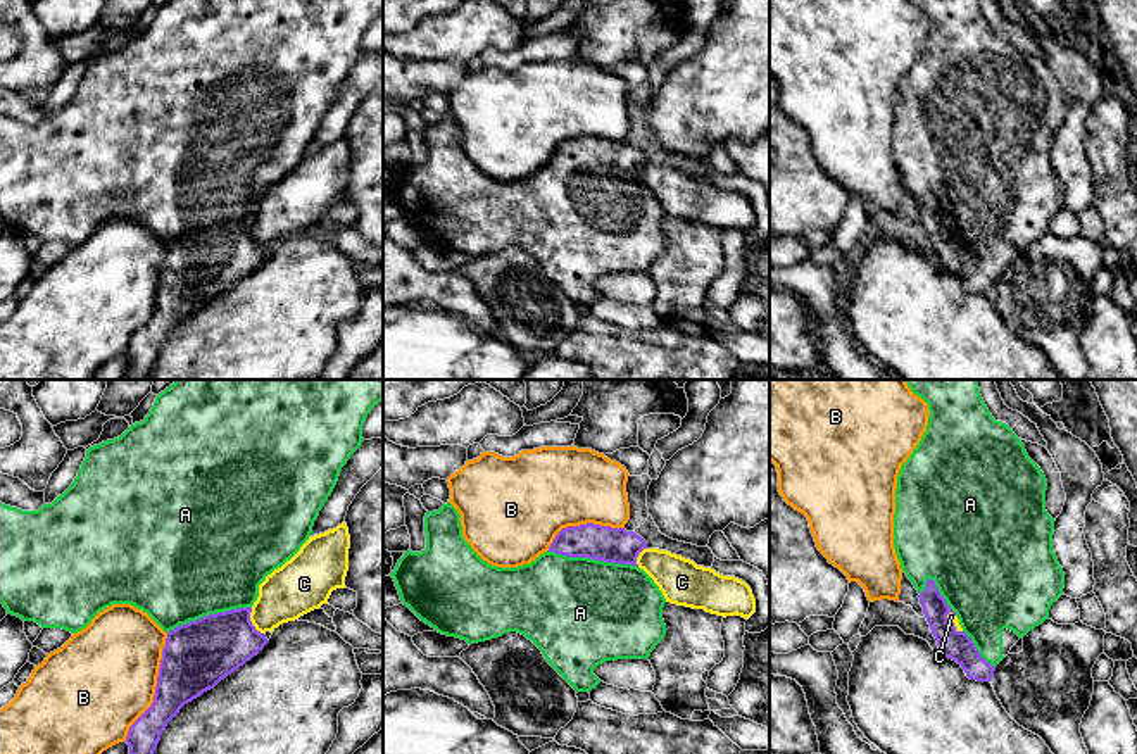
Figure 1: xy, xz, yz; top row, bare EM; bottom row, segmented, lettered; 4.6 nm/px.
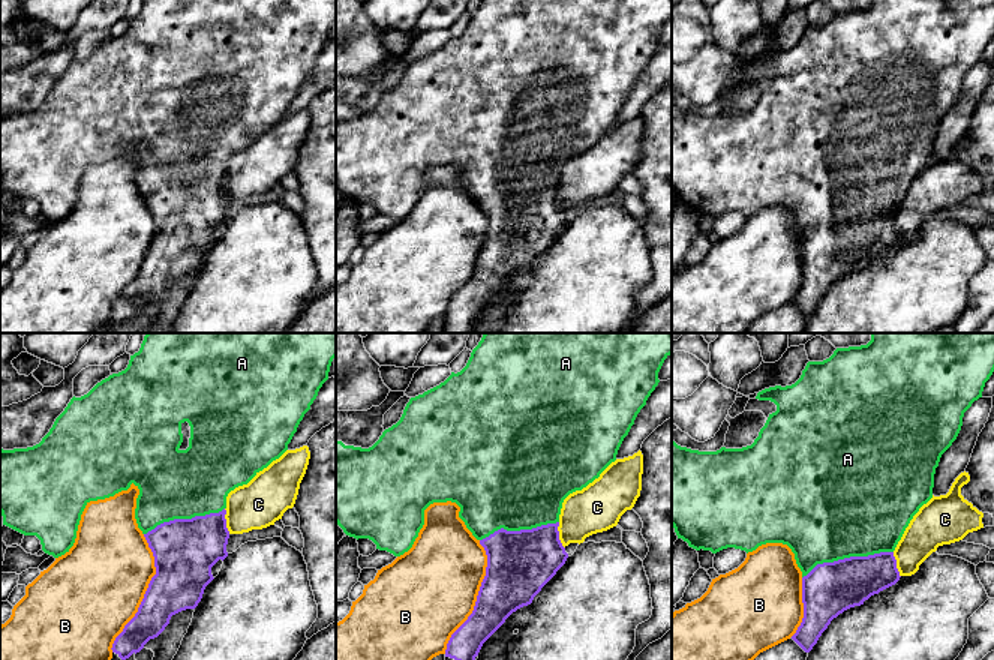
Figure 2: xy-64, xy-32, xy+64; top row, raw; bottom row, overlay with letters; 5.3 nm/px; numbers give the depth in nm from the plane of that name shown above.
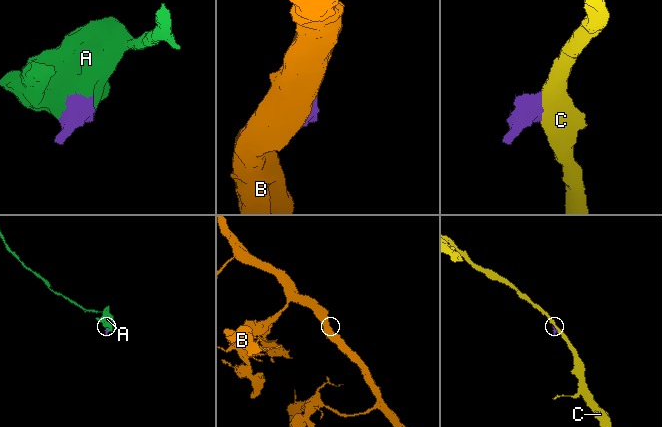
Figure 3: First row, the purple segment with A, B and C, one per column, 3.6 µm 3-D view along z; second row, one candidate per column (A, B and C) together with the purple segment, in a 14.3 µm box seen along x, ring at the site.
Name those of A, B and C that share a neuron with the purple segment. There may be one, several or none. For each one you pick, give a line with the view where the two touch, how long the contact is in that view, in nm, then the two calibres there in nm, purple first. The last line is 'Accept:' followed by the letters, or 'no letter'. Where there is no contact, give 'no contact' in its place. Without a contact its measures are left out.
A: meets purple in xz; contact 420 nm long; 160 nm thick on the purple side, 480 nm on the other
Accept: A

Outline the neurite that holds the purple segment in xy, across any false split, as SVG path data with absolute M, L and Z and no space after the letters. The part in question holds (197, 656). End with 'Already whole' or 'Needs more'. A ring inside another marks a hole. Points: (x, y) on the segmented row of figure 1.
M176 380L155 397L154 407L143 421L131 424L114 440L90 447L72 485L52 504L43 504L38 511L21 511L0 502L0 602L7 614L35 621L41 628L78 633L112 604L131 604L147 613L167 633L154 702L129 726L126 737L129 754L154 754L167 723L185 704L214 688L264 649L267 638L250 621L259 585L309 540L314 521L331 495L342 468L364 442L362 426L367 414L381 400L383 380Z. Needs more

